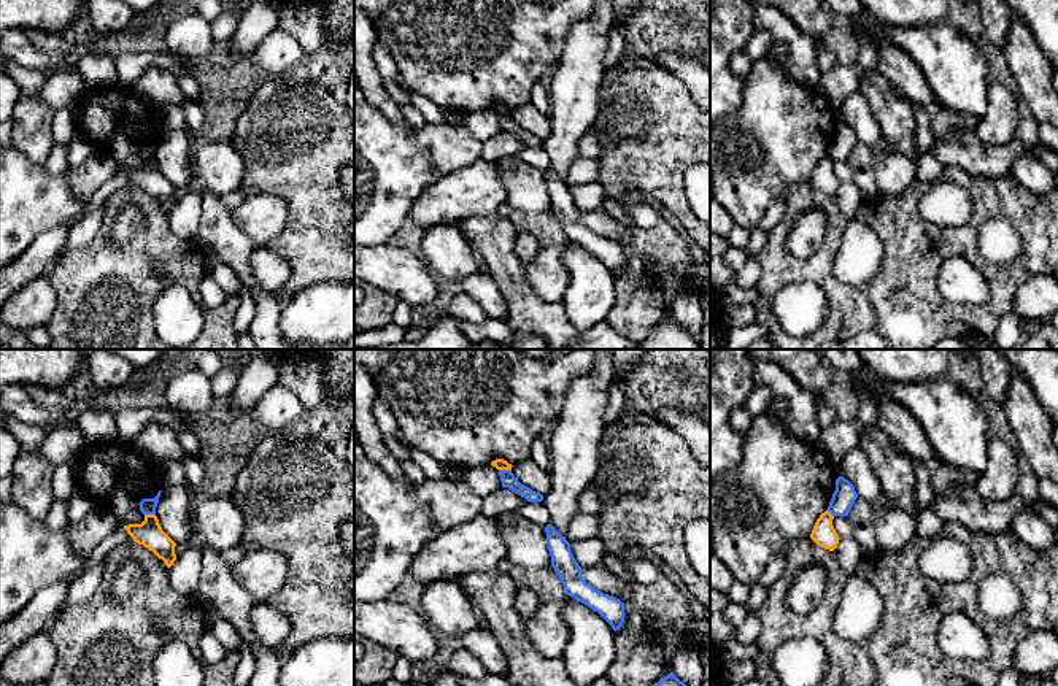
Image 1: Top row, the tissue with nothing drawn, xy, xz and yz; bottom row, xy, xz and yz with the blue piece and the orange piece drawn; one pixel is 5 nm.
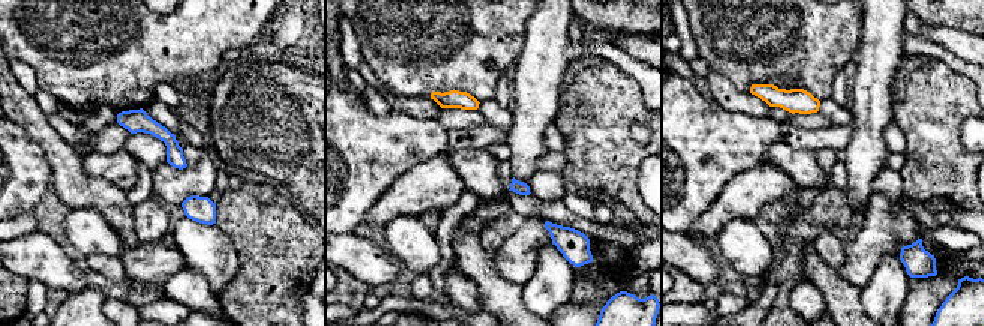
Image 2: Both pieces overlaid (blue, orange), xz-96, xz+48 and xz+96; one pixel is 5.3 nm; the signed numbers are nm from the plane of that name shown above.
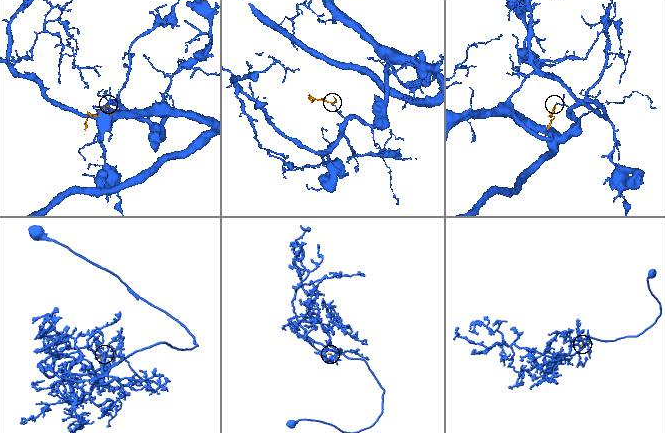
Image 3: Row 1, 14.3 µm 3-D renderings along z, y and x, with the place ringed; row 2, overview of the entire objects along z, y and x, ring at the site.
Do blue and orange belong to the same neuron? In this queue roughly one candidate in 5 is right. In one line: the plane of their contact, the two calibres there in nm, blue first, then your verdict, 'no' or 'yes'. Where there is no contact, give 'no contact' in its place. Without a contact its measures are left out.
xz | 70/60 nm | no

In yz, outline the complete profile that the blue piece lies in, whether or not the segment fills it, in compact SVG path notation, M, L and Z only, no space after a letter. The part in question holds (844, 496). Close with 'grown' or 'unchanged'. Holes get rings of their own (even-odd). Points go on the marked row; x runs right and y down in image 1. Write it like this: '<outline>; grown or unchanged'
M839 476L836 480L836 491L829 502L828 511L832 516L848 516L856 499L858 494L855 491L855 486L844 476Z; unchanged

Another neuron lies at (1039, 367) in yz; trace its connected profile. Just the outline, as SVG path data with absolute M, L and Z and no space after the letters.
M998 349L1033 386L1045 411L1058 426L1058 349Z

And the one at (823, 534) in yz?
M826 510L817 519L810 538L821 548L834 551L839 545L839 535L832 526L834 516Z

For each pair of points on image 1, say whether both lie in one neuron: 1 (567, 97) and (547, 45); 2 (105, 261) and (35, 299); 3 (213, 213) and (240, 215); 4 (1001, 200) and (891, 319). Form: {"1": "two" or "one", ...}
{"1": "two", "2": "two", "3": "two", "4": "one"}

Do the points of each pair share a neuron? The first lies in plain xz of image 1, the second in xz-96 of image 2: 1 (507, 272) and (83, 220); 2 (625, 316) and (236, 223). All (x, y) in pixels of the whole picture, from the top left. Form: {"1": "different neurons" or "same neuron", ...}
{"1": "different neurons", "2": "same neuron"}

